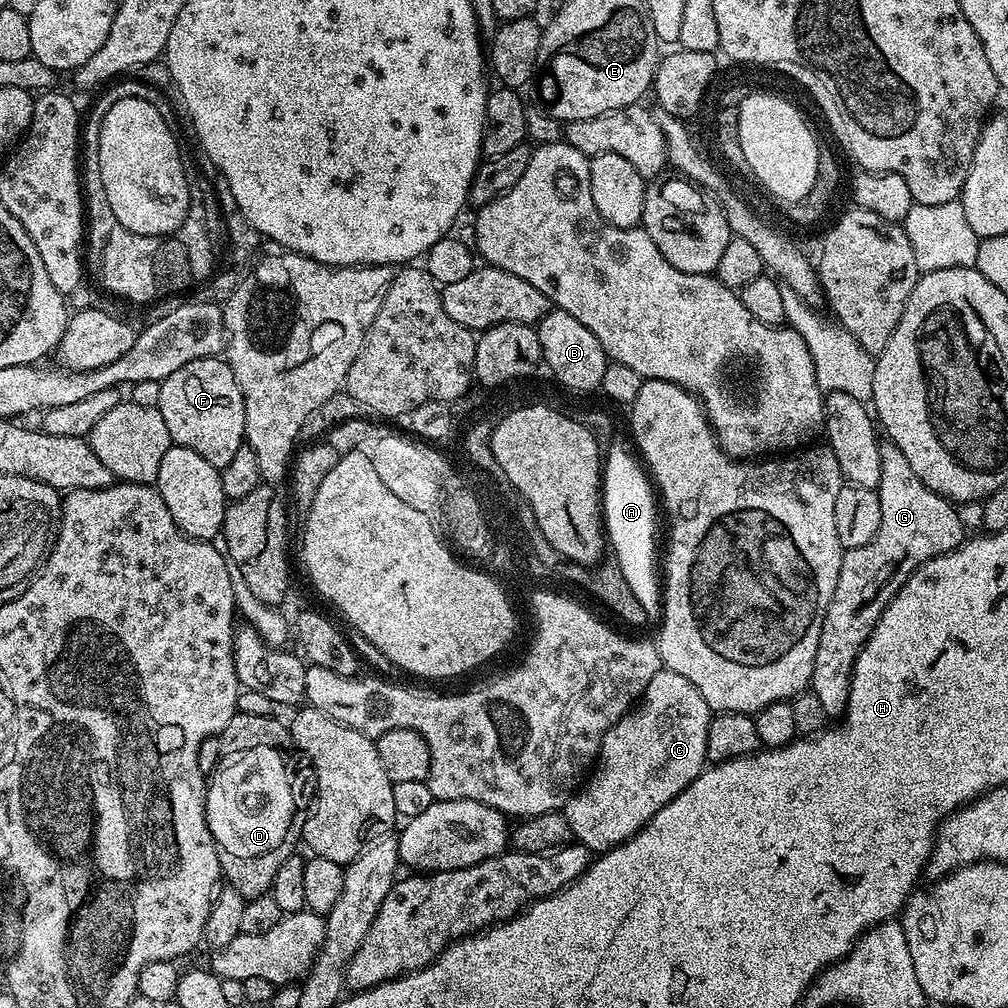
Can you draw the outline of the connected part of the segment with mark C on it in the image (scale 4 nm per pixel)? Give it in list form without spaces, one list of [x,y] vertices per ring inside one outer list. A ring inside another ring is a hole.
[[[667,670],[654,674],[638,706],[604,735],[600,755],[586,783],[573,792],[562,809],[573,837],[599,854],[642,830],[664,804],[682,794],[704,771],[709,719],[708,704],[682,674]]]

